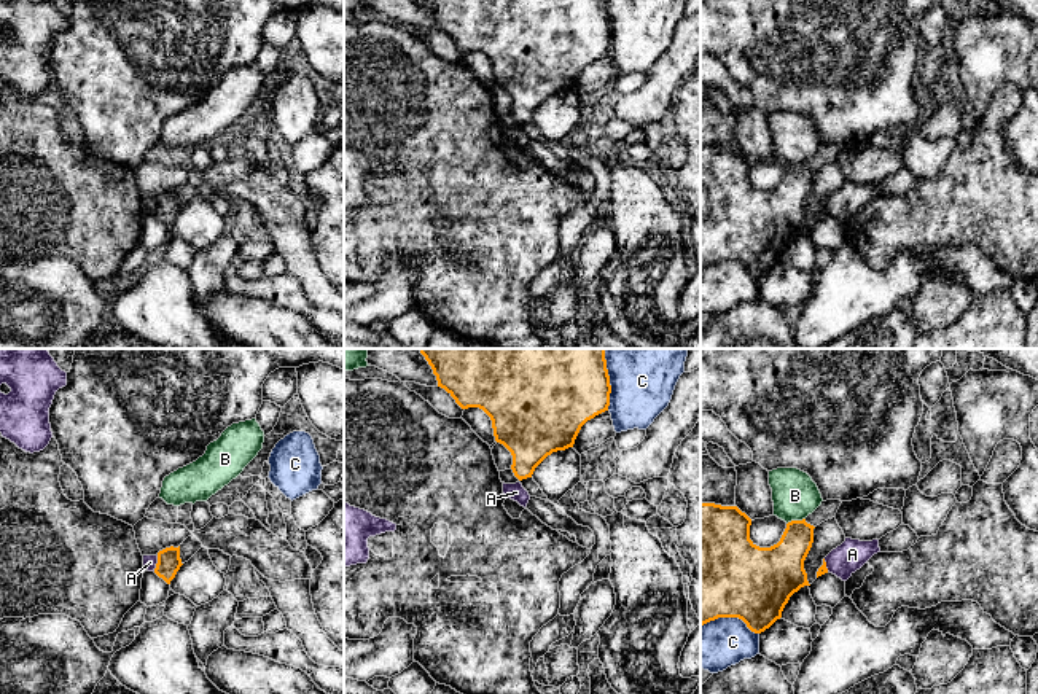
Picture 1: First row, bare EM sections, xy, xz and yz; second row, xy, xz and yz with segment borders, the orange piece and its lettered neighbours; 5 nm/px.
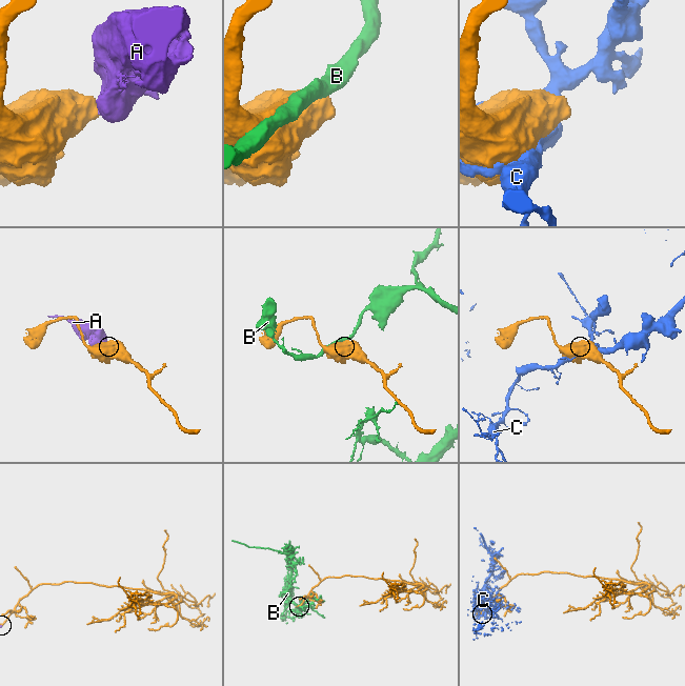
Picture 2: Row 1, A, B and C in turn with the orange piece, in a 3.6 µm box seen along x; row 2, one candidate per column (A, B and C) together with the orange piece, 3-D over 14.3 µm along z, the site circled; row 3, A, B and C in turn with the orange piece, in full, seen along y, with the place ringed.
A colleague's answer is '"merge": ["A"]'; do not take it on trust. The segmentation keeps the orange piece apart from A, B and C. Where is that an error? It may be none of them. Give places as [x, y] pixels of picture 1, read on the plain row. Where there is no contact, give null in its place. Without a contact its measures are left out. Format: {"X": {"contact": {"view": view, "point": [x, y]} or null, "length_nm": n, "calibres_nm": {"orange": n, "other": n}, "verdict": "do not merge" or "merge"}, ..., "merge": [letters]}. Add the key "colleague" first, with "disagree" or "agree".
{"colleague": "disagree", "A": {"contact": {"view": "xy", "point": [156, 207]}, "length_nm": 80, "calibres_nm": {"orange": 120, "other": 70}, "verdict": "do not merge"}, "B": {"contact": {"view": "yz", "point": [795, 164]}, "length_nm": 100, "calibres_nm": {"orange": 240, "other": 240}, "verdict": "do not merge"}, "C": {"contact": {"view": "yz", "point": [729, 260]}, "length_nm": 300, "calibres_nm": {"orange": 480, "other": 240}, "verdict": "do not merge"}, "merge": []}

